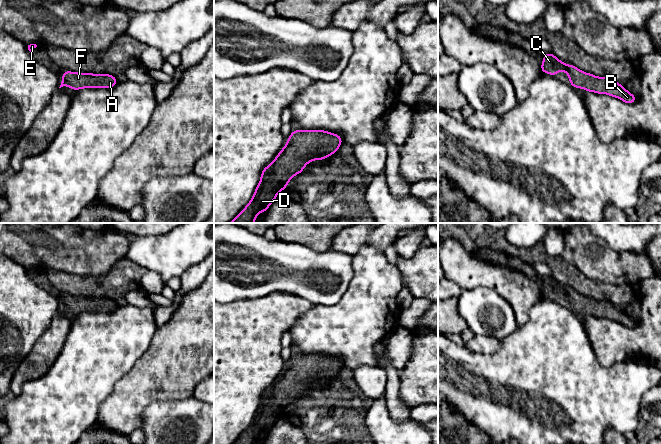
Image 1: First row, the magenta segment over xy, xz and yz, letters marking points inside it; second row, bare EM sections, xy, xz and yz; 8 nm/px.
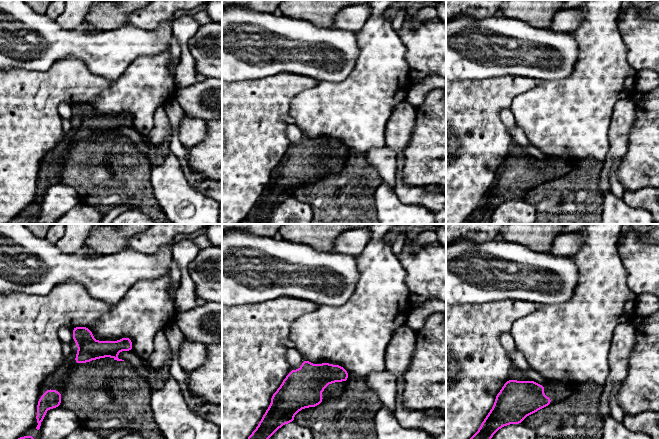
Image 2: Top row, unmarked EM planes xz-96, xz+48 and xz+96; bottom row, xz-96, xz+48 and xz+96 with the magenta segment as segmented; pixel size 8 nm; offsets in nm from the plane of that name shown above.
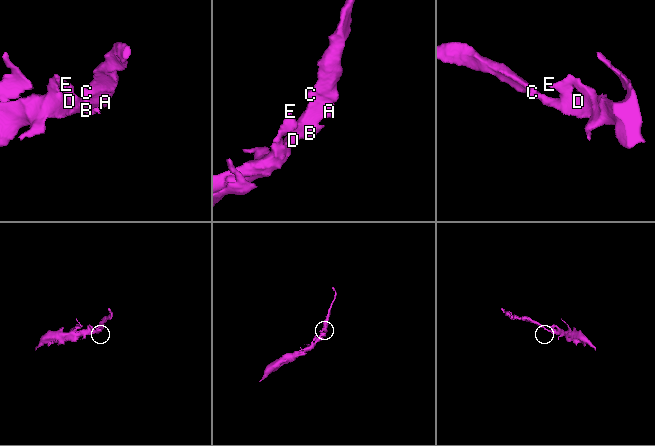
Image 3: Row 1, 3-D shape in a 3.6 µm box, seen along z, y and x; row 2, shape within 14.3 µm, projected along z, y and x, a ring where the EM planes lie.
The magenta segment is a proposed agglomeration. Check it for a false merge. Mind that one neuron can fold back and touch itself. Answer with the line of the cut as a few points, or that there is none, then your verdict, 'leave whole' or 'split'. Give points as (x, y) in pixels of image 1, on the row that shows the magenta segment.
no cut; leave whole

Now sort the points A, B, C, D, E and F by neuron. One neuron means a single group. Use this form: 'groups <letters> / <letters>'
groups A B C D E F

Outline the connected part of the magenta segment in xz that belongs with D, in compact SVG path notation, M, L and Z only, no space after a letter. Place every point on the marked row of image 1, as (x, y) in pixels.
M295 130L290 134L286 145L282 148L279 154L275 157L272 163L269 166L266 166L262 173L258 186L255 189L254 195L246 207L229 223L254 223L254 220L258 217L258 213L264 213L268 207L274 202L277 198L278 192L283 191L289 181L298 173L303 173L304 167L314 160L323 160L328 158L330 155L338 151L339 147L342 144L341 136L327 132L324 130Z

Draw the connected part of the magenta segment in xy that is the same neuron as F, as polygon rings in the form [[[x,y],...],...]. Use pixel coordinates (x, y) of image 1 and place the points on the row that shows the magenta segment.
[[[64,71],[62,75],[62,82],[59,88],[63,86],[68,86],[72,90],[79,90],[83,88],[112,88],[117,82],[117,79],[110,74]]]

